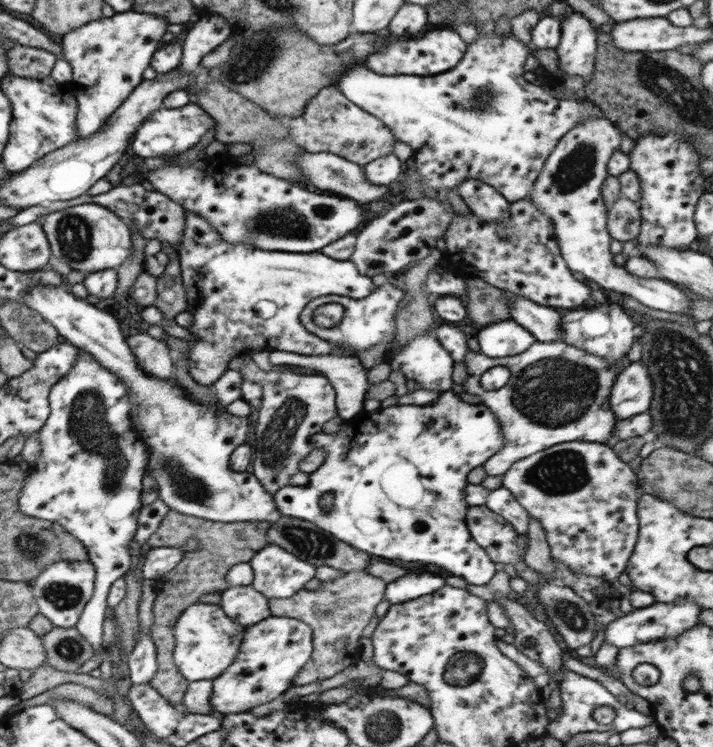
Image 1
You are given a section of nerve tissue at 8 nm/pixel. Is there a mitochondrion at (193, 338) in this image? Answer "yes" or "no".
no

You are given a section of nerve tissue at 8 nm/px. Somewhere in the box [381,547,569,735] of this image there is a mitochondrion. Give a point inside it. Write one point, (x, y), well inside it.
(462, 668)

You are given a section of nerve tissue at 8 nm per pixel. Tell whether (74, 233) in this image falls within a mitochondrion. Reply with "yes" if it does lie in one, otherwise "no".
yes

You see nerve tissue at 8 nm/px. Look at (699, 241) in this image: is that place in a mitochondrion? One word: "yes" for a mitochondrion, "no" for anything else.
no

